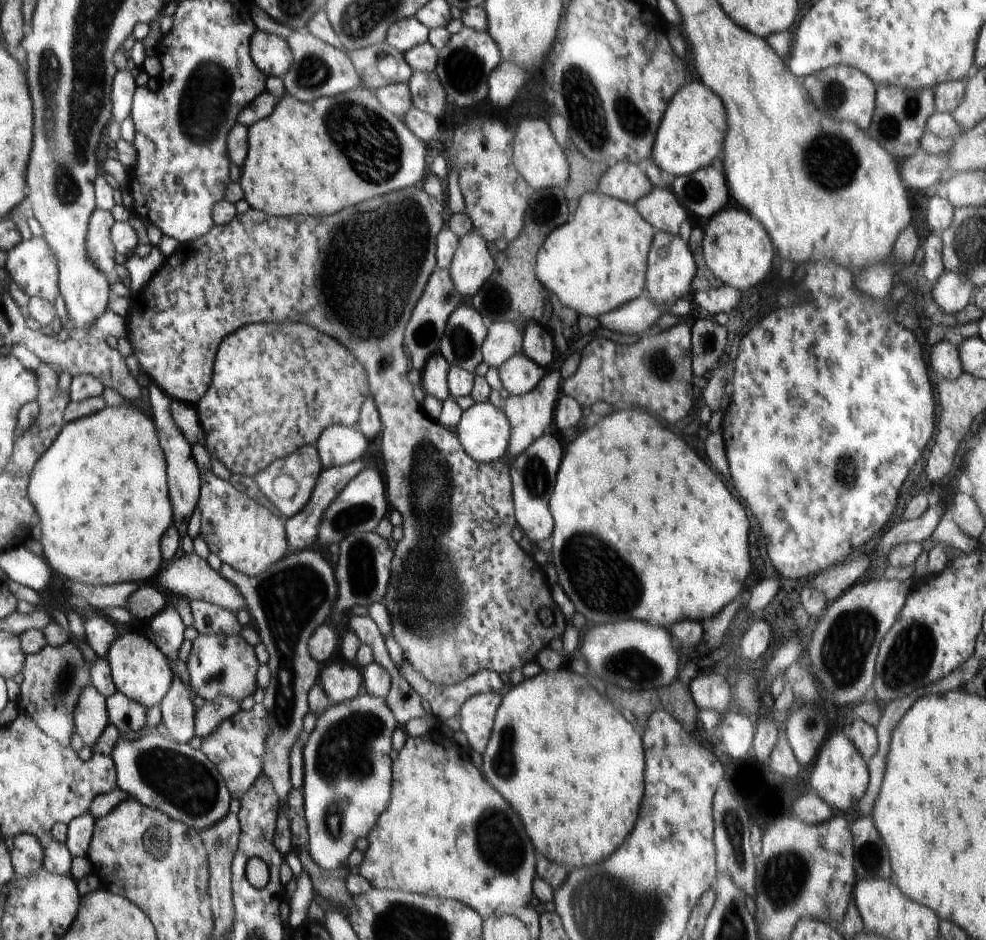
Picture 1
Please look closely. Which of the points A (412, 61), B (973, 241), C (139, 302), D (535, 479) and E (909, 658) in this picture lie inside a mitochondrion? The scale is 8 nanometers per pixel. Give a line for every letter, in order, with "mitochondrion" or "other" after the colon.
A: other
B: mitochondrion
C: other
D: mitochondrion
E: mitochondrion

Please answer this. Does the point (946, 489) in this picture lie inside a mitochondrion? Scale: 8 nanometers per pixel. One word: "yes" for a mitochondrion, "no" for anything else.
no

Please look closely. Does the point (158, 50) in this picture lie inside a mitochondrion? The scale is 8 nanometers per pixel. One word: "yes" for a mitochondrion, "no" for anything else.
no

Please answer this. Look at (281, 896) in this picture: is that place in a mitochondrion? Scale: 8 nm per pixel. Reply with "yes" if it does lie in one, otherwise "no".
no

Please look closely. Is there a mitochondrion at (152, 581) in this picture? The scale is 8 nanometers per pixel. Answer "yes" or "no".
no

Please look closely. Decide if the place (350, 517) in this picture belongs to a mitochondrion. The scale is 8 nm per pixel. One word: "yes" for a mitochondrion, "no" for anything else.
no

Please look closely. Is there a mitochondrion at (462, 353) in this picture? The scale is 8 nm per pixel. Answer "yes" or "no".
yes

